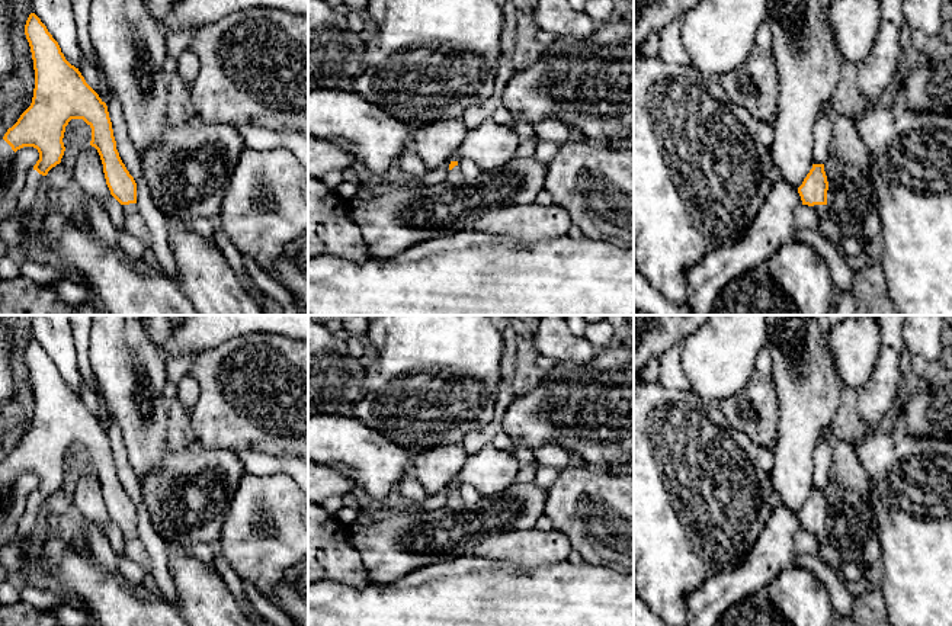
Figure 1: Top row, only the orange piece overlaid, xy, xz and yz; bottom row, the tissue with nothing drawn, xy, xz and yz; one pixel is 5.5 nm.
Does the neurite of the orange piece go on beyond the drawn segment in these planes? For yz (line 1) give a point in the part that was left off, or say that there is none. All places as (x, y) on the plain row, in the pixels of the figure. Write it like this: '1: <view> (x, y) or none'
1: yz (826, 552)

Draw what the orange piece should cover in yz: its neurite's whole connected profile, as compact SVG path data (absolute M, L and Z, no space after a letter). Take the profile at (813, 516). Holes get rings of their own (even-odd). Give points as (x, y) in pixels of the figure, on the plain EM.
M812 489L812 494L798 513L802 530L812 532L818 539L815 556L830 569L842 565L840 555L833 548L827 532L828 507L824 497L824 489Z

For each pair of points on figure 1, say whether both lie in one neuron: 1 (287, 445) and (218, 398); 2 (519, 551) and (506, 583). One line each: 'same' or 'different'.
1: same
2: different

